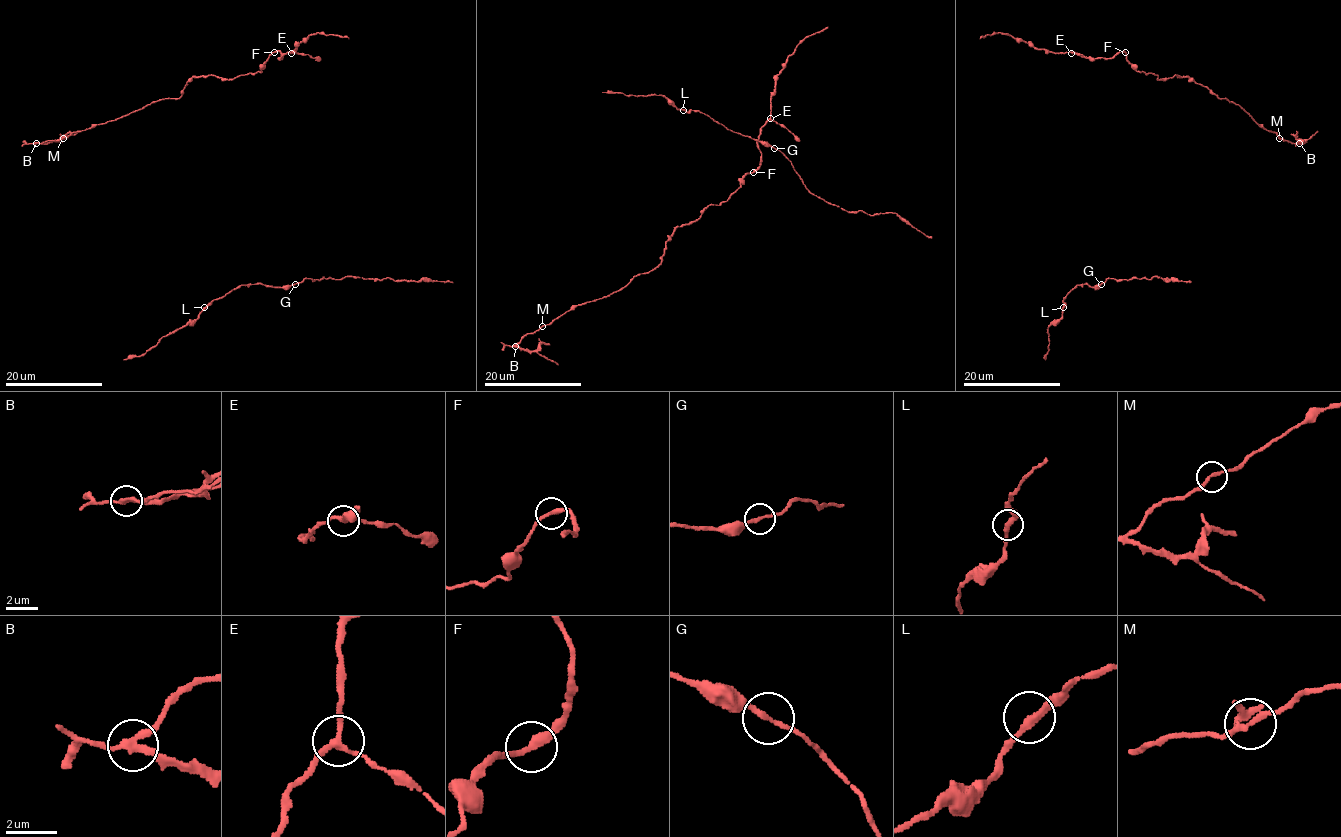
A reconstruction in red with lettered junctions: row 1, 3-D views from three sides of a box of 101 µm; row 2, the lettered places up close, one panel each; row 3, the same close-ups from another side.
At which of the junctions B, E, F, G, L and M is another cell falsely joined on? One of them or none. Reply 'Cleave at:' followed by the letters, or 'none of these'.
Cleave at: B

